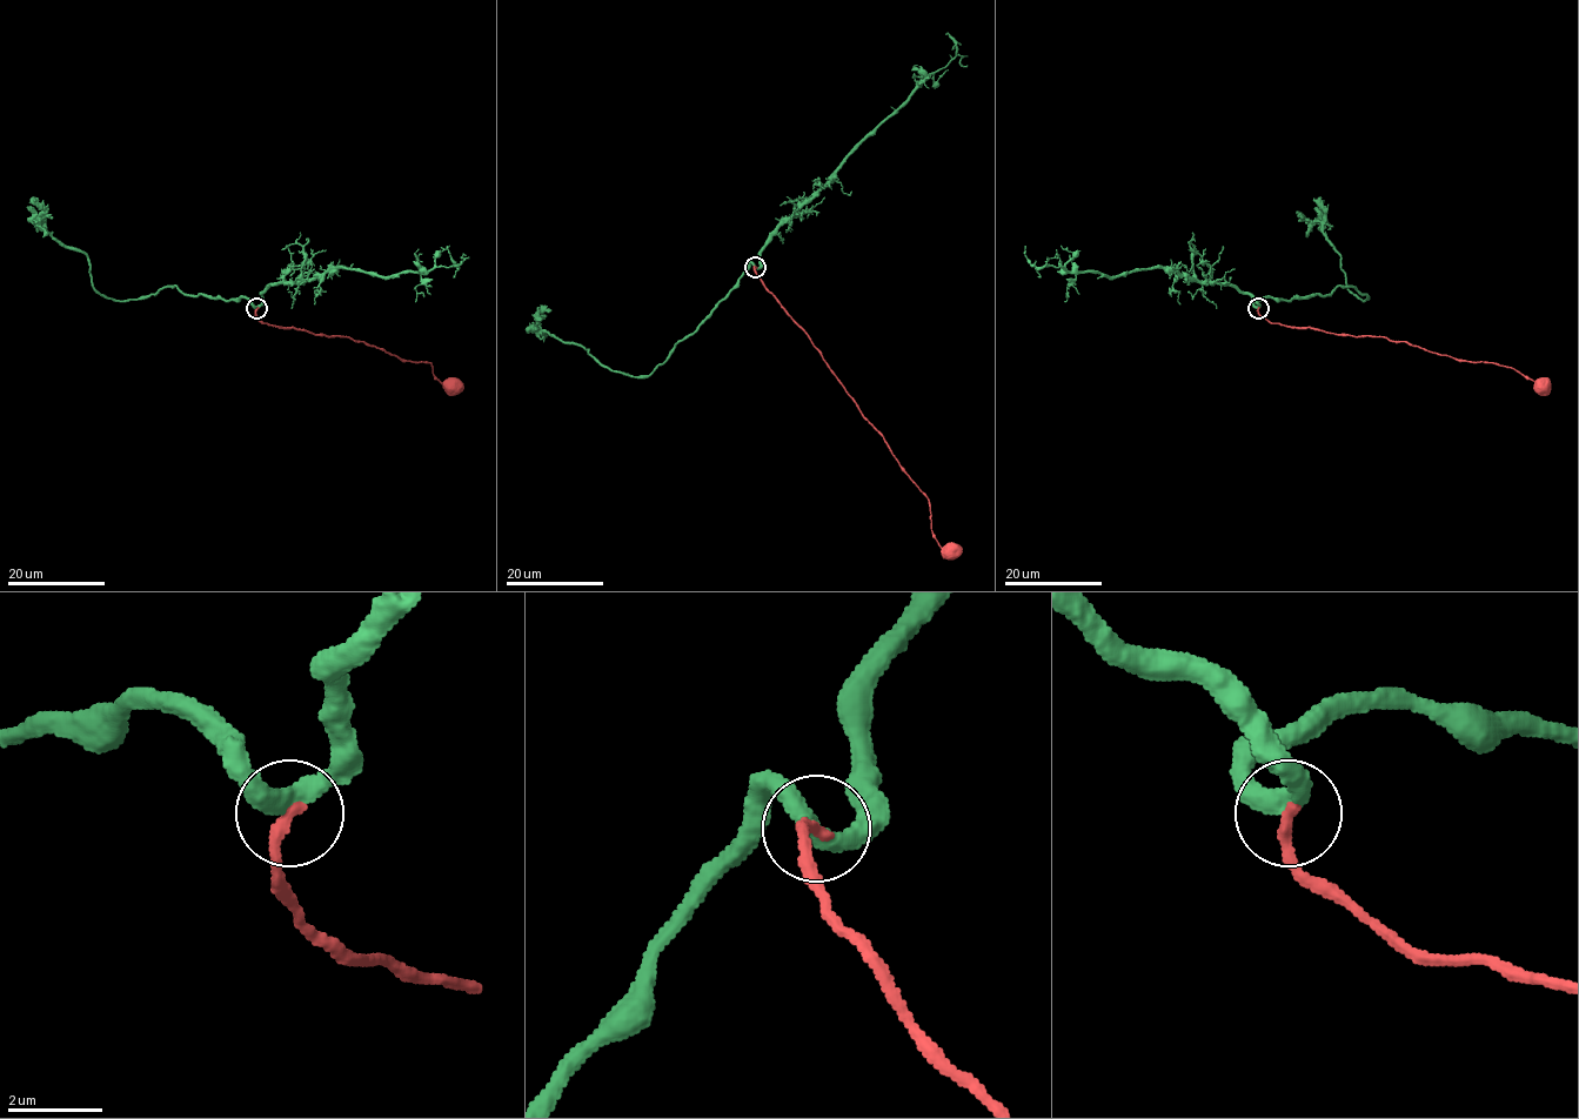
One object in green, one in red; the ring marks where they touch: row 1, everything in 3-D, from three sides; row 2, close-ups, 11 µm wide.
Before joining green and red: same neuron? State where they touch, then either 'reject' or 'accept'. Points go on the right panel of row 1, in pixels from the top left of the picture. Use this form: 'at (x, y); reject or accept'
at (1258, 308); accept

